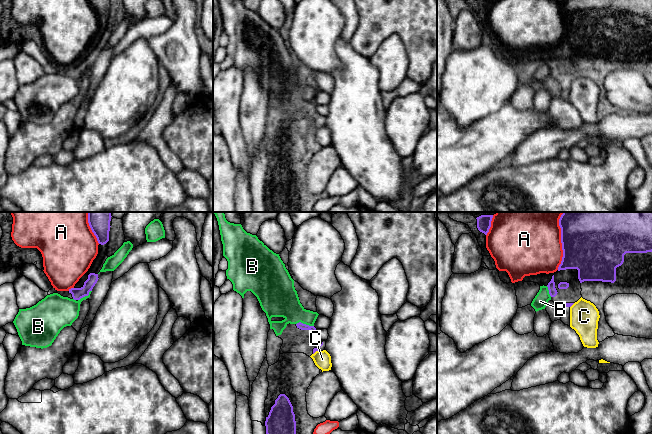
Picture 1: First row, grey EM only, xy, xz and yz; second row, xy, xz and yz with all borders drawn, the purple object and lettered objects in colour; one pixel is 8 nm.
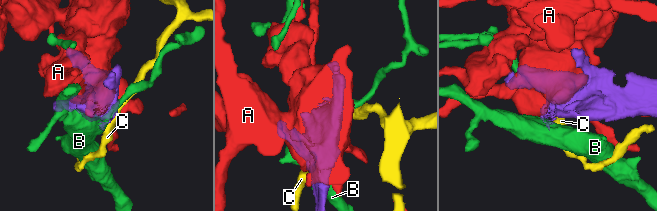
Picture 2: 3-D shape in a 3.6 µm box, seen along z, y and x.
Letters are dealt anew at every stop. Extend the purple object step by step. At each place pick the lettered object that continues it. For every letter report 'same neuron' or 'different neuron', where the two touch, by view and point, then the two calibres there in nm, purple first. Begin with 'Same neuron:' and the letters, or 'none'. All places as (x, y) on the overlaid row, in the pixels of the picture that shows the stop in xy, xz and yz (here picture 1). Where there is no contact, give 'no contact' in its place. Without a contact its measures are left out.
Same neuron: none
A: different neuron | yz (561, 241) | 500/500 nm
B: different neuron | xz (305, 324) | 50/240 nm
C: different neuron | xz (316, 350) | 30/140 nm

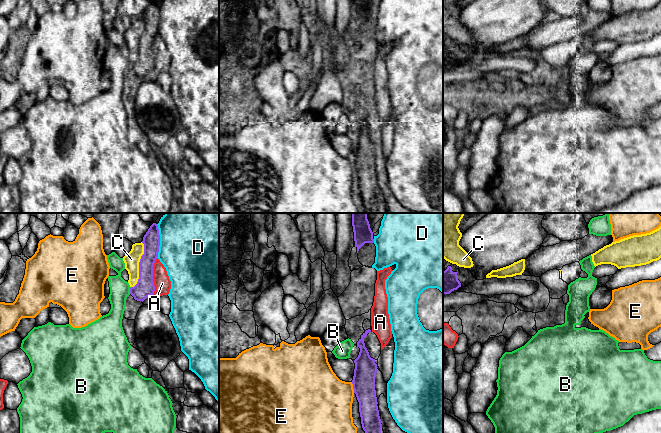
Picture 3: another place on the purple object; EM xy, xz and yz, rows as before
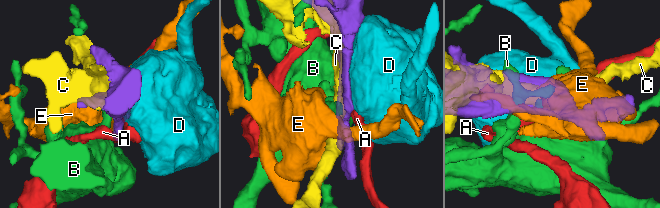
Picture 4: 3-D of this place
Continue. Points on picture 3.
Same neuron: none
A: different neuron | xy (152, 276) | 150/140 nm
B: different neuron | xy (130, 290) | 150/160 nm
C: different neuron | xy (139, 265) | 150/120 nm
D: different neuron | xy (159, 241) | 140/500 nm
E: different neuron | xz (353, 387) | 180/420 nm

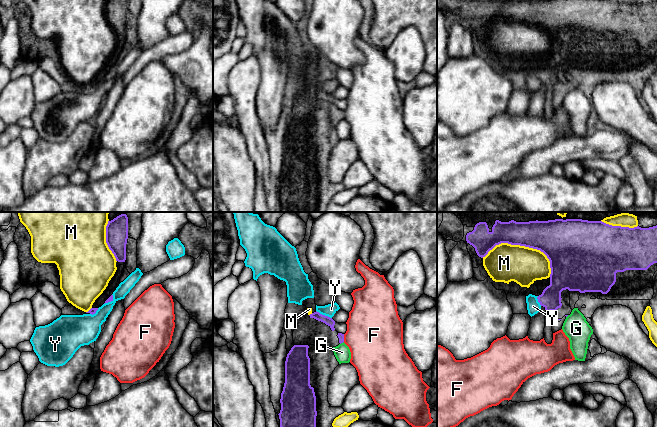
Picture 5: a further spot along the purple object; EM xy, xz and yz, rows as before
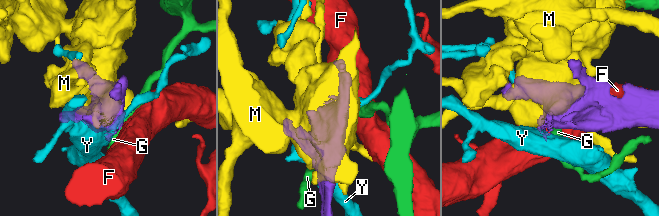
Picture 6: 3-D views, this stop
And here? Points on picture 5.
Same neuron: none
F: different neuron | xz (343, 338) | 50/460 nm
G: different neuron | xz (341, 342) | 50/130 nm
M: different neuron | yz (523, 245) | 280/300 nm
Y: different neuron | xz (324, 315) | 70/100 nm

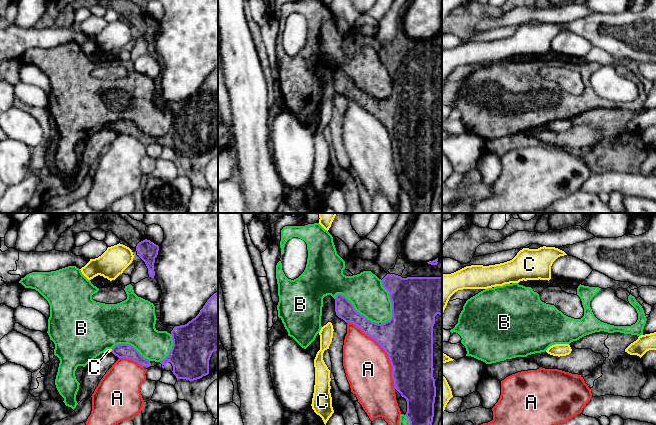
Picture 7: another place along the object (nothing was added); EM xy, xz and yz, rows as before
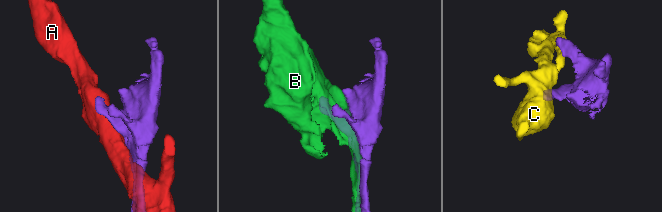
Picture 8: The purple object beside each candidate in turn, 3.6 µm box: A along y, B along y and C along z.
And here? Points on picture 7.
Same neuron: none
A: different neuron | xz (384, 349) | 420/360 nm
B: different neuron | xz (355, 310) | 150/300 nm
C: different neuron | xy (112, 350) | 120/30 nm

